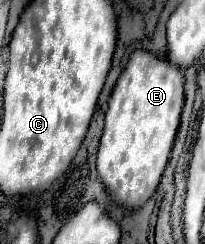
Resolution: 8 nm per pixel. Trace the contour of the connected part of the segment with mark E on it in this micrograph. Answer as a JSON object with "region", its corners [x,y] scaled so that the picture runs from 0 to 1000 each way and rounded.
{"region":[[[707,205],[639,221],[541,377],[473,623],[483,738],[571,828],[678,852],[756,787],[844,607],[893,410],[893,295],[873,270]]]}

